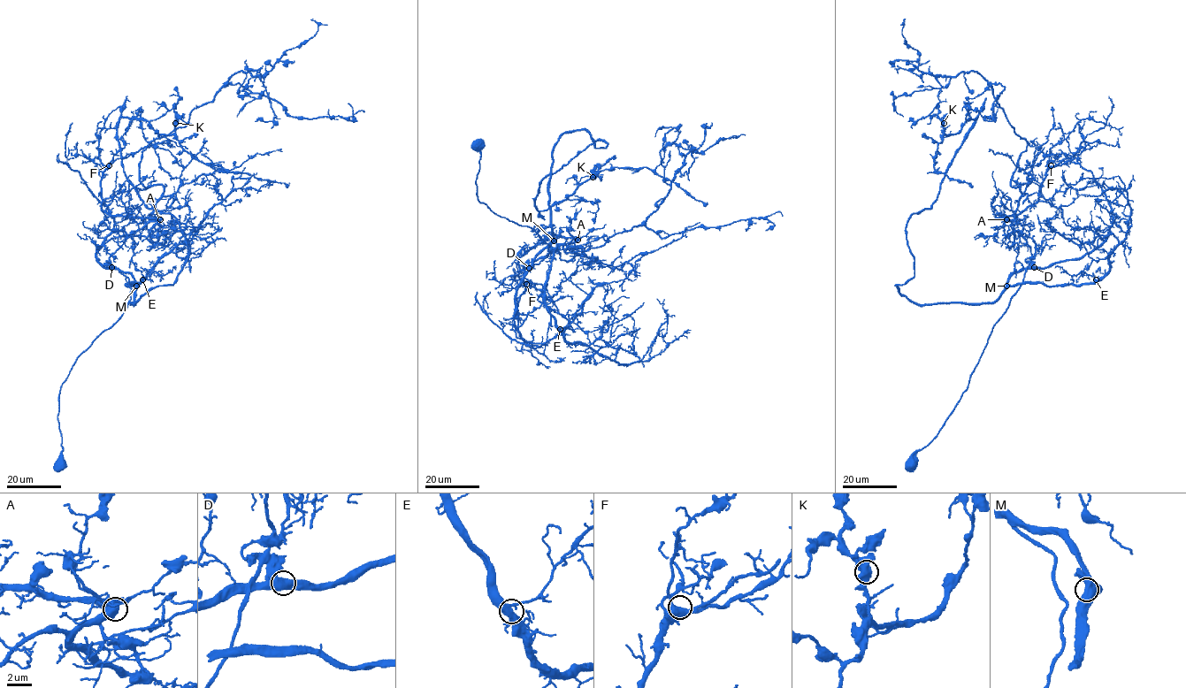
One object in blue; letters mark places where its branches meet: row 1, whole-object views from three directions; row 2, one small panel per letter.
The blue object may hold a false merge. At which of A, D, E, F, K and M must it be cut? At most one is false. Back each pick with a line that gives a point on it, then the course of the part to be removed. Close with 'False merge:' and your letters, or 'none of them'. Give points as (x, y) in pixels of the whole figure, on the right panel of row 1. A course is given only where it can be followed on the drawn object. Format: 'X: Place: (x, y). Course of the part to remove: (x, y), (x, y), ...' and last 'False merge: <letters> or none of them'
D: Place: (1034, 267). Course of the part to remove: (1034, 267), (991, 302), (899, 292), (907, 220), (976, 118), (934, 161), (968, 183)
False merge: D

